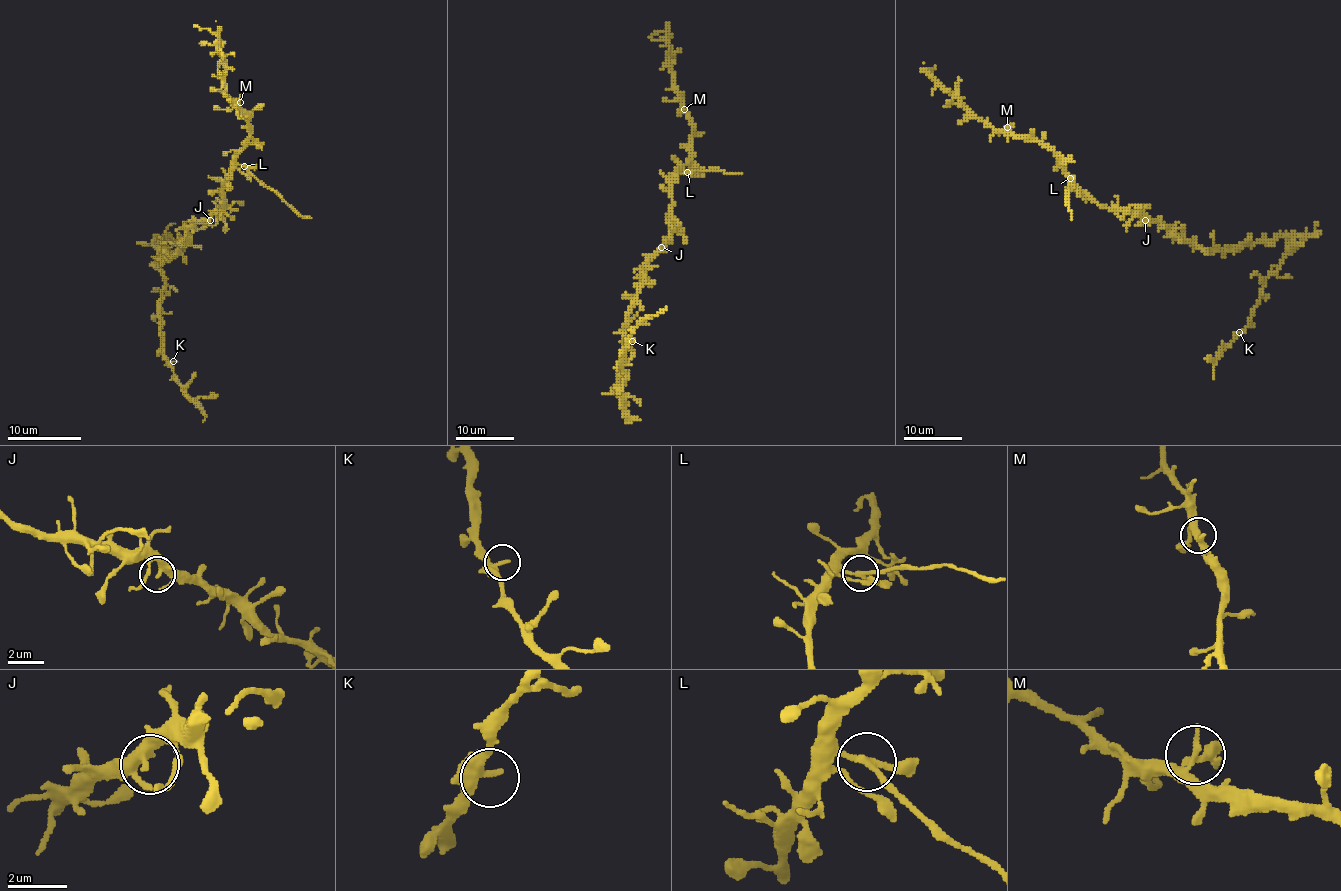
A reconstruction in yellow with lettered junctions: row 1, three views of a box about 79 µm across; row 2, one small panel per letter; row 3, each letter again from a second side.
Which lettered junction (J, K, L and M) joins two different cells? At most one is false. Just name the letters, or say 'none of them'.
L

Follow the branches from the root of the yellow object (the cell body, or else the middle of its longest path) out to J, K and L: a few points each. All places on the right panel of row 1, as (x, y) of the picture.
J: (1159, 224), (1145, 220)
K: (1159, 224), (1210, 249), (1287, 239), (1284, 262), (1266, 279), (1250, 323), (1239, 332)
L: (1159, 224), (1134, 211), (1098, 206), (1069, 178)

